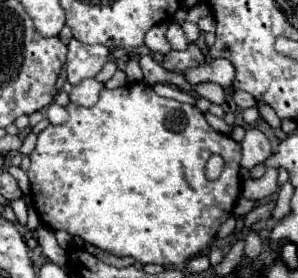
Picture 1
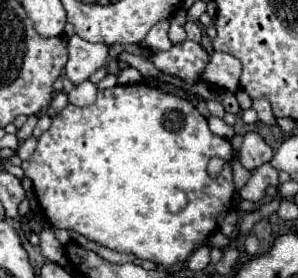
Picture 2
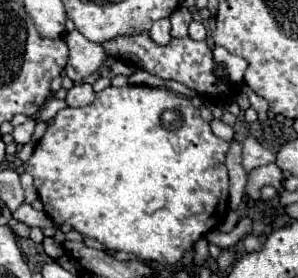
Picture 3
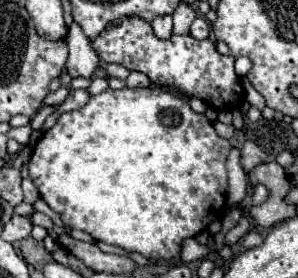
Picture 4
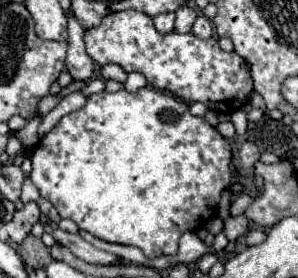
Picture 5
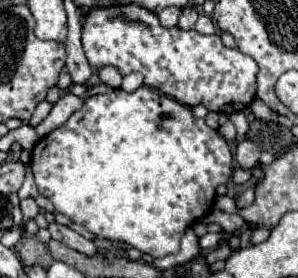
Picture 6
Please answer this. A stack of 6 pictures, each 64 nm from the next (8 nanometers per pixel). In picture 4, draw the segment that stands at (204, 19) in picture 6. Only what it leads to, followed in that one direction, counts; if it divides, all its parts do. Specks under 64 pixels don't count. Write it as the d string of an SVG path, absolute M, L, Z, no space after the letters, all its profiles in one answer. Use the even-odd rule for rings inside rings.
M196 18L196 20L192 22L192 26L190 26L190 34L192 34L194 38L198 38L198 40L206 40L206 38L210 36L210 26L208 26L208 22L206 22L204 18Z

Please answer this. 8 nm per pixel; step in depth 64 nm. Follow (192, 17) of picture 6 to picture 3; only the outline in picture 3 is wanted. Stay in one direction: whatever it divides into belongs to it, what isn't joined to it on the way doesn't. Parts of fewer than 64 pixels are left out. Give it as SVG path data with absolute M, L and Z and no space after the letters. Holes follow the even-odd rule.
M180 6L172 16L172 36L174 38L184 38L188 36L188 24L192 22L192 12L186 6Z

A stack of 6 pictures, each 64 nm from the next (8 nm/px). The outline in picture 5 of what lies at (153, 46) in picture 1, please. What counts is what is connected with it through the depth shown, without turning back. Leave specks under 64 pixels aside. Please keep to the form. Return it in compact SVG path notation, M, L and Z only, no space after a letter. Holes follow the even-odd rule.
M164 12L164 14L158 14L154 18L154 24L160 32L172 32L174 30L174 20L176 20L174 12Z

